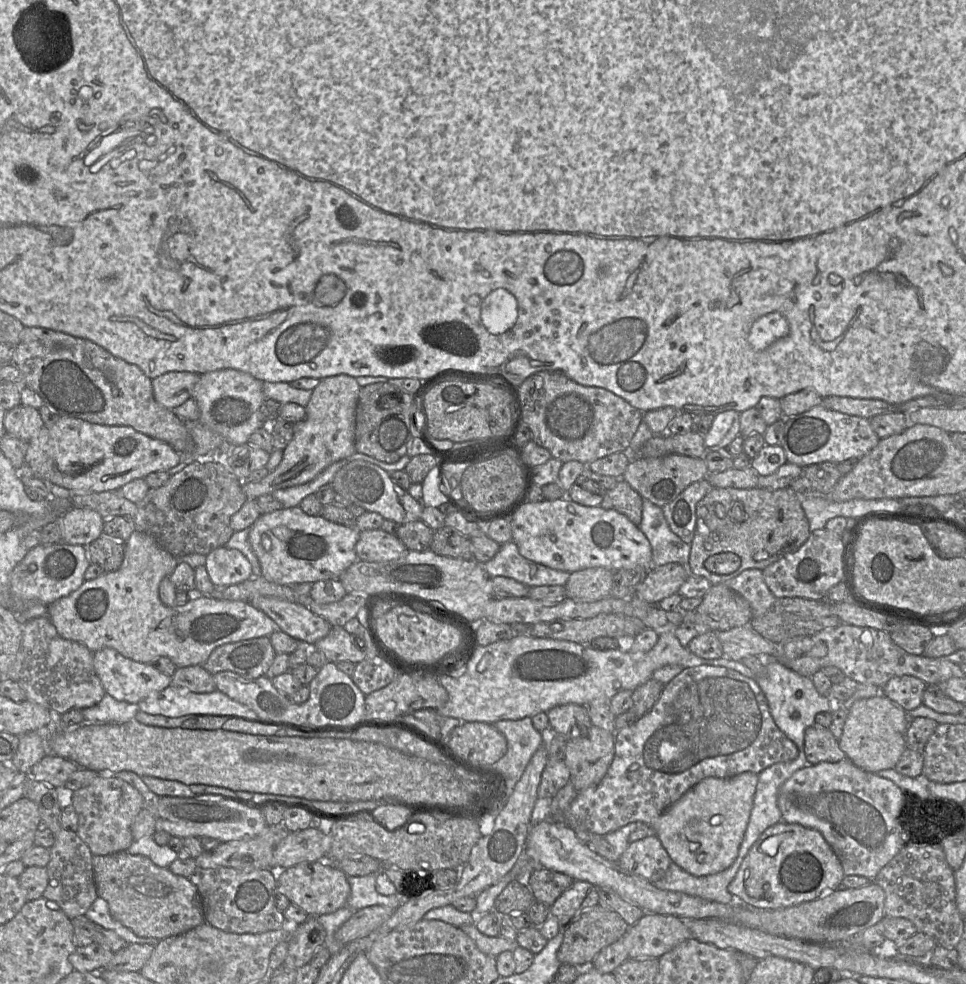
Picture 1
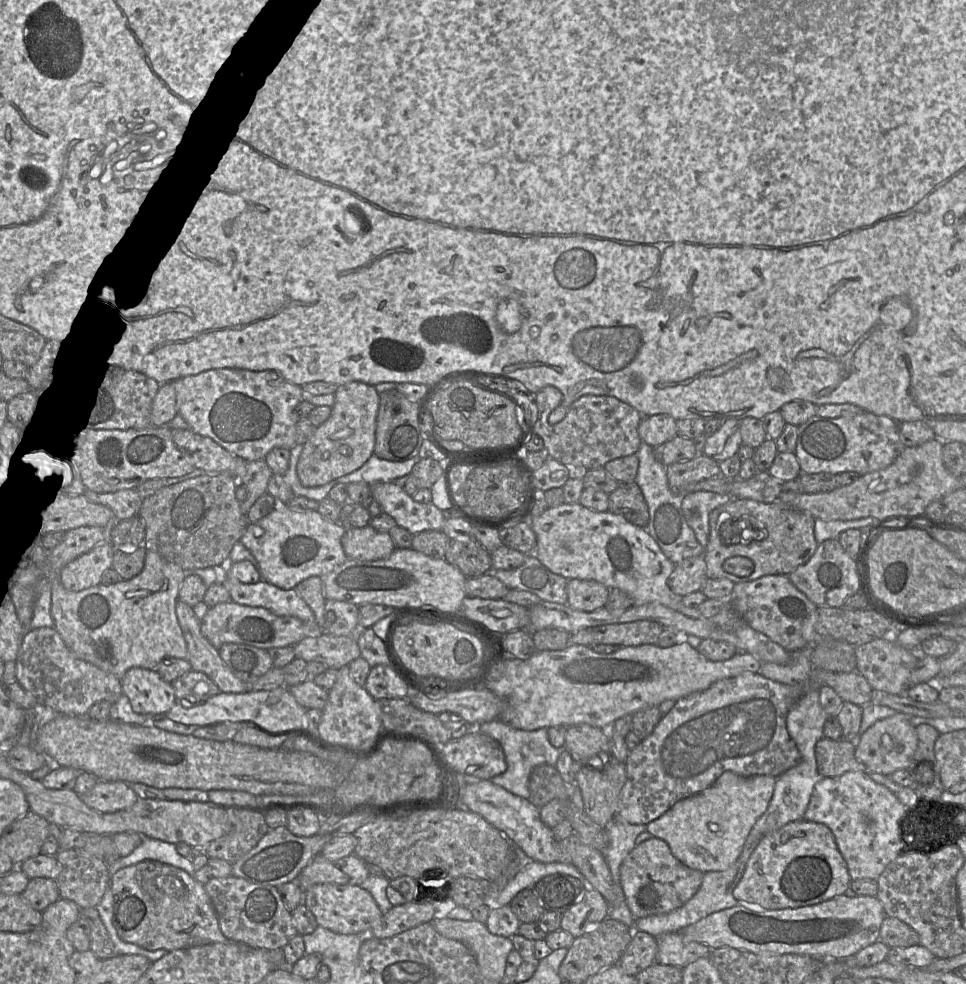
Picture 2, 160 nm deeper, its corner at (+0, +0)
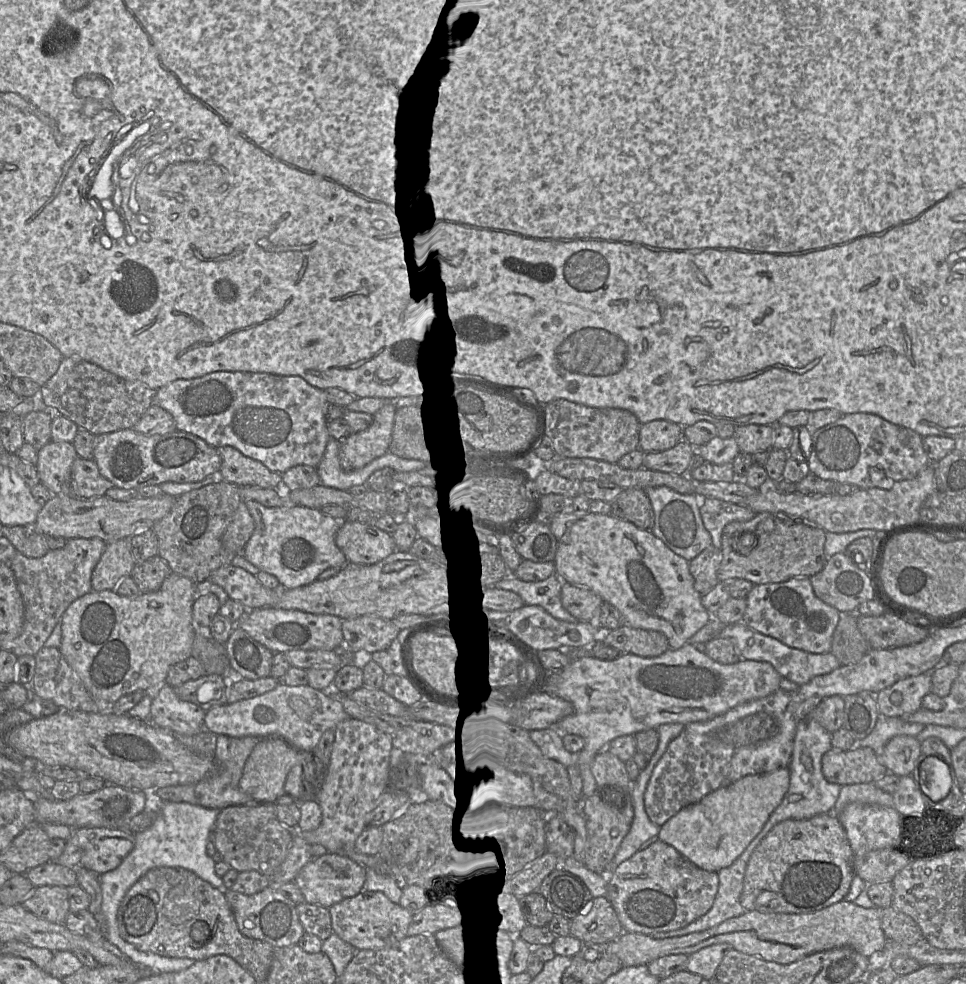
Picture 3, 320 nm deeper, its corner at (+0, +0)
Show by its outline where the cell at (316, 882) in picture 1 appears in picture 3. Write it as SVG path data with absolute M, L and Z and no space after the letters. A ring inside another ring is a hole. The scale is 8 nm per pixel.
M364 891L346 898L328 908L333 933L356 950L387 949L407 937L412 920L410 911L390 901L380 891Z

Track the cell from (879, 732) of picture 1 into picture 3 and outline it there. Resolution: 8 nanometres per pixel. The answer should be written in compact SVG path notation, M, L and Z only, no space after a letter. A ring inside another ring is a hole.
M898 735L889 740L878 754L889 773L900 777L911 775L921 754L921 743L916 737Z

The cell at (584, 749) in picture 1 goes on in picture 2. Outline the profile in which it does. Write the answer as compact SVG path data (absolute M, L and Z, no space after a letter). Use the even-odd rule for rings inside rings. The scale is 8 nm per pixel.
M609 756L602 769L583 765L576 775L587 815L601 827L617 816L619 797L626 781L625 763Z

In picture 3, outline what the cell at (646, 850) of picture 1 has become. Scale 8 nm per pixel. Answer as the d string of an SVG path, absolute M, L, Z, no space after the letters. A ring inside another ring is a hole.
M657 840L643 850L639 850L610 873L607 873L606 898L612 904L625 933L652 935L687 926L712 907L718 887L718 872L707 871L694 865L673 846Z

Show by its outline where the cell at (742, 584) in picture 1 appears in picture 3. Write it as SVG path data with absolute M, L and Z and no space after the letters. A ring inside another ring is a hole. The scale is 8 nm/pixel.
M795 577L780 583L758 584L745 599L747 606L742 622L753 630L791 648L816 654L831 651L840 612L815 595L809 578Z

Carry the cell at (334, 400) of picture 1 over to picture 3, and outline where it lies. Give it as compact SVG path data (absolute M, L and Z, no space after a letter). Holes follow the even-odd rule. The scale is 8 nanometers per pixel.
M385 404L373 415L371 425L340 441L339 460L344 471L354 471L388 452L396 407Z

